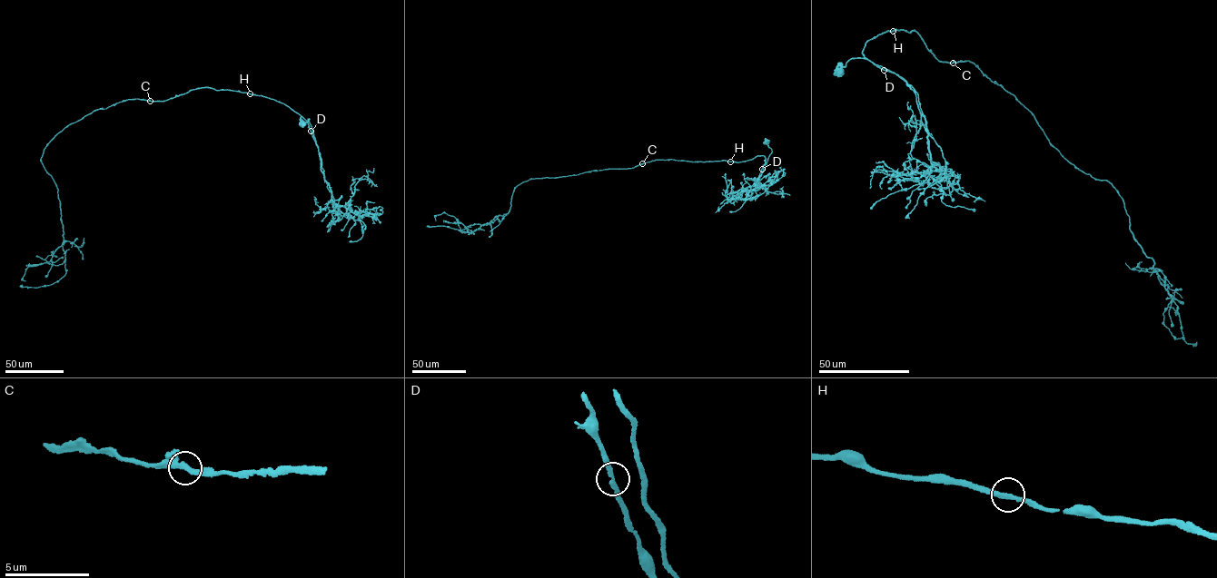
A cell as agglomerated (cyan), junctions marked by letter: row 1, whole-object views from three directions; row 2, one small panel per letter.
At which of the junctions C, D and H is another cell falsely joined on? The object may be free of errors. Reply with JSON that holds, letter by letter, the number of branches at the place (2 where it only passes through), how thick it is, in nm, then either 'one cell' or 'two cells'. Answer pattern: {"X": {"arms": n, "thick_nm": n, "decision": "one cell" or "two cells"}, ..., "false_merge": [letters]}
{"C": {"arms": 2, "thick_nm": 300, "decision": "one cell"}, "D": {"arms": 2, "thick_nm": 200, "decision": "one cell"}, "H": {"arms": 2, "thick_nm": 280, "decision": "one cell"}, "false_merge": []}

